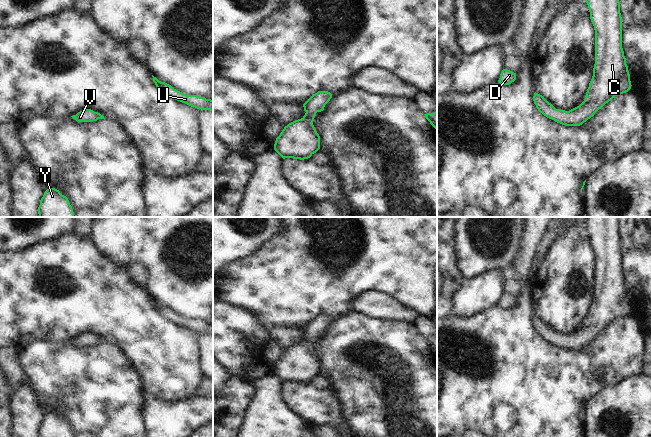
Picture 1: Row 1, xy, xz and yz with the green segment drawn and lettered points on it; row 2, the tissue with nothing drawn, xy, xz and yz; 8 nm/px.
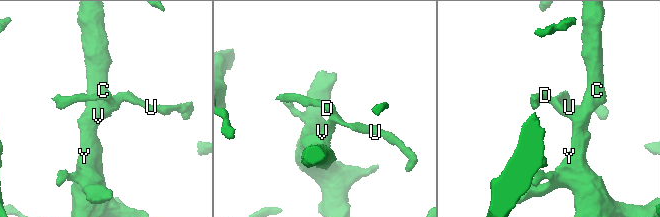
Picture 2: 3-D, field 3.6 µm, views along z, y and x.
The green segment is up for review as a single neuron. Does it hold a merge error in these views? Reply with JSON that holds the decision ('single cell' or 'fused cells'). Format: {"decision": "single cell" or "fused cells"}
{"decision": "single cell"}

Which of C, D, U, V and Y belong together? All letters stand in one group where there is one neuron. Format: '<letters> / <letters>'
C D U V Y

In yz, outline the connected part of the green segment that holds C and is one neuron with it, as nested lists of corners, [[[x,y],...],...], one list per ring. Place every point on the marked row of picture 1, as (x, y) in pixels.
[[[586,0],[590,19],[595,30],[595,64],[584,101],[577,107],[565,111],[556,109],[542,95],[534,93],[533,101],[540,113],[566,126],[580,126],[615,96],[631,89],[630,74],[622,48],[622,17],[619,0]]]

